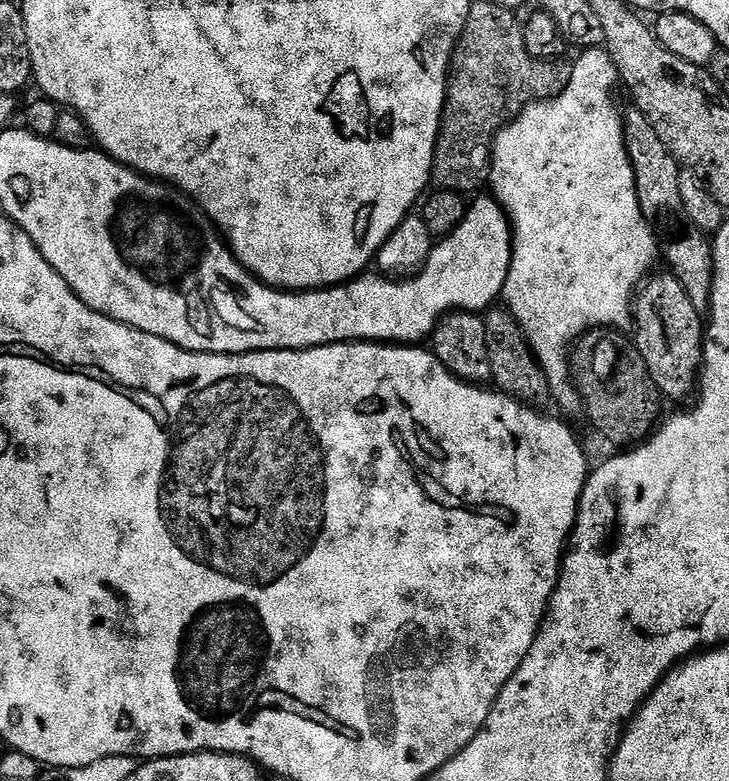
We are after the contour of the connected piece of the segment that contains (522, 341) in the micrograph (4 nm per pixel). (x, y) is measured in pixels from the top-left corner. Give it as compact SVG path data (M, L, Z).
M493 306L488 309L484 316L486 322L486 350L490 350L490 370L495 387L508 396L514 396L521 404L527 404L529 408L537 410L547 409L547 404L553 403L552 388L548 385L546 374L542 366L536 361L532 348L528 345L528 340L524 337L524 331L518 326L518 322L512 317L511 312L504 306Z

